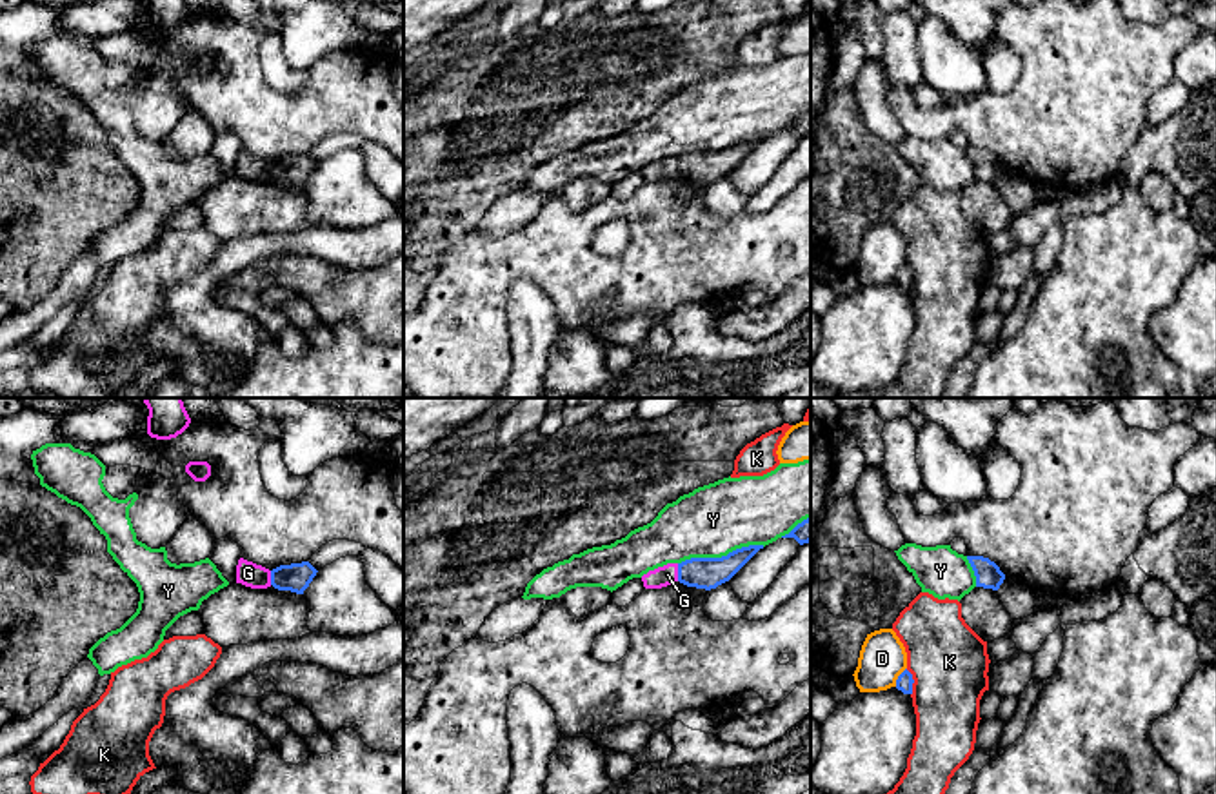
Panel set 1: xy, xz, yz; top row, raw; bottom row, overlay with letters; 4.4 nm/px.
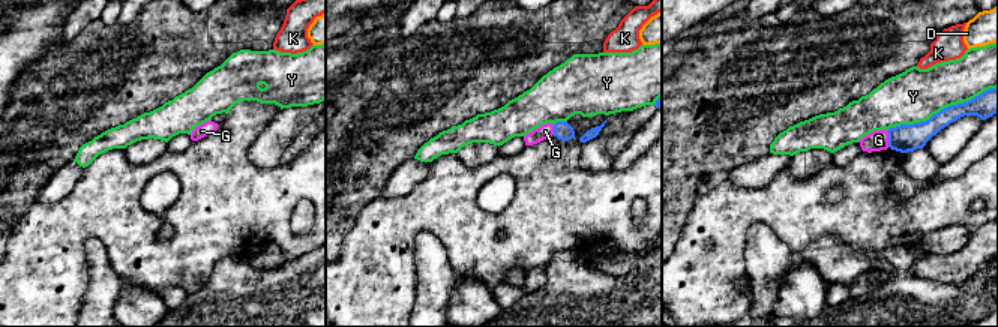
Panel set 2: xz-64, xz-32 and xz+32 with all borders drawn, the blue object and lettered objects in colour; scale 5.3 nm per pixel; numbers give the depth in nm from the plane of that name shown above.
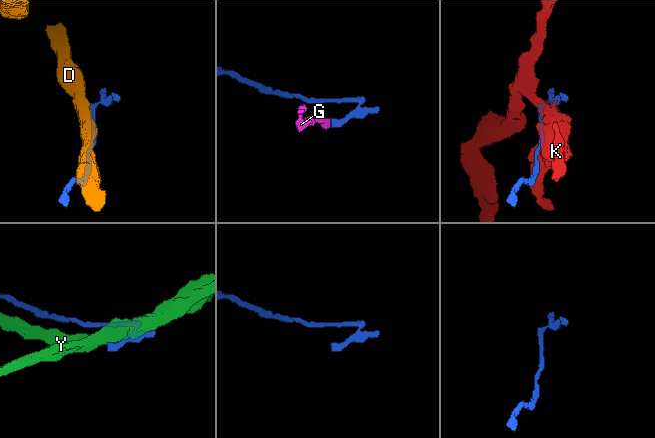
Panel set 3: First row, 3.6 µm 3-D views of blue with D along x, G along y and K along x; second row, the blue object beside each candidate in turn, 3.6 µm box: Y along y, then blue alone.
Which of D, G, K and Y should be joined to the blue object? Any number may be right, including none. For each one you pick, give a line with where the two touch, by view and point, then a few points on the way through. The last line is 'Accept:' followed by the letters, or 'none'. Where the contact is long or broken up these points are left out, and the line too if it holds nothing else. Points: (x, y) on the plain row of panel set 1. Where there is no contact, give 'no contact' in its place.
Accept: none

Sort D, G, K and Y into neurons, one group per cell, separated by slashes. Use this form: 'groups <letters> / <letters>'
groups D / G / K / Y

